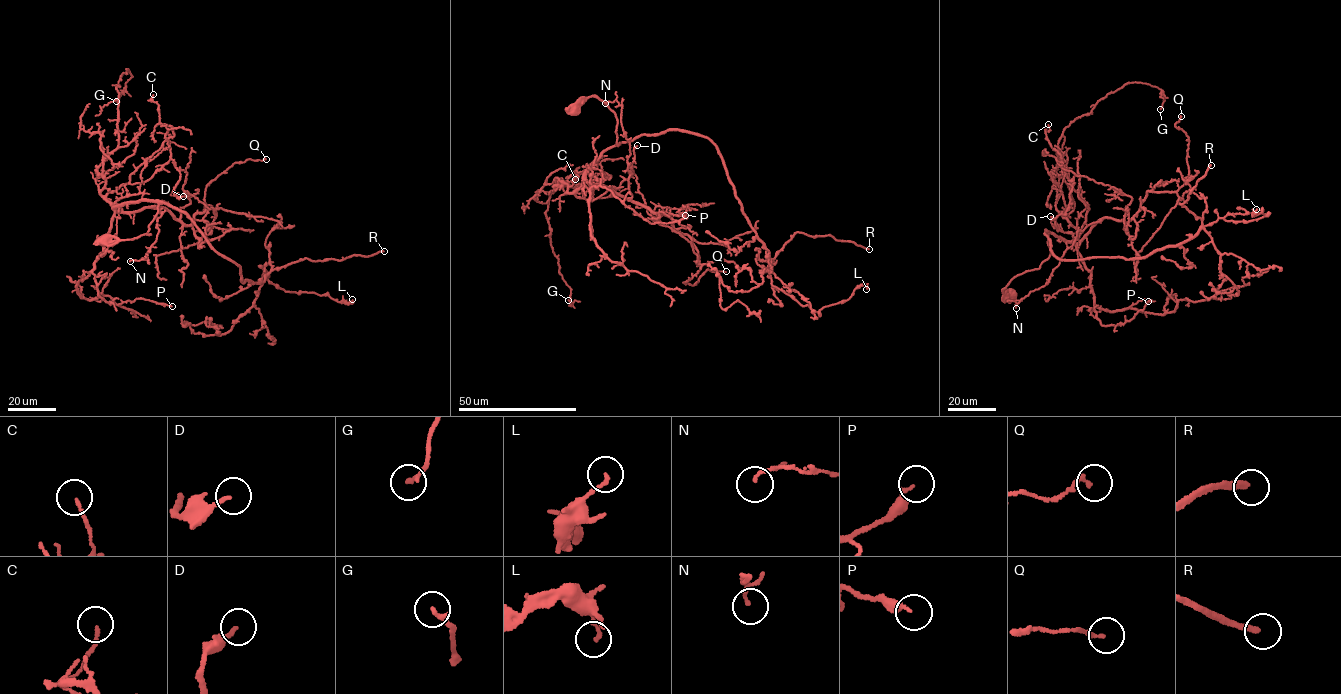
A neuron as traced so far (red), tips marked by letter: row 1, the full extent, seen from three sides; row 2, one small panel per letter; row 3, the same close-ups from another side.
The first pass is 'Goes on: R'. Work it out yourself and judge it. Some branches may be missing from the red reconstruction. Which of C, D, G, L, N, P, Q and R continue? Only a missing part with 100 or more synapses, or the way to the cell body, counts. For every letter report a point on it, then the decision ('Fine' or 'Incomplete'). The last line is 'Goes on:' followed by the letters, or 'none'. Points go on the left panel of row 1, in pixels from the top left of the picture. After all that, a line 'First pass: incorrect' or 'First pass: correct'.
C: Place: (153, 94). Fine
D: Place: (183, 196). Fine
G: Place: (116, 101). Fine
L: Place: (352, 299). Fine
N: Place: (130, 261). Fine
P: Place: (172, 306). Fine
Q: Place: (266, 159). Fine
R: Place: (384, 251). Incomplete
Goes on: R
First pass: correct

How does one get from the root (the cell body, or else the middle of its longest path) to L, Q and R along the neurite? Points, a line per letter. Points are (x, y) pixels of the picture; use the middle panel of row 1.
L: (573, 109), (604, 101), (617, 146), (677, 129), (708, 139), (771, 284), (801, 304), (866, 289)
Q: (573, 109), (598, 97), (617, 122), (619, 144), (587, 180), (670, 217), (698, 254), (683, 283), (726, 271)
R: (573, 109), (591, 96), (604, 101), (617, 146), (677, 129), (707, 137), (770, 258), (797, 232), (869, 249)

